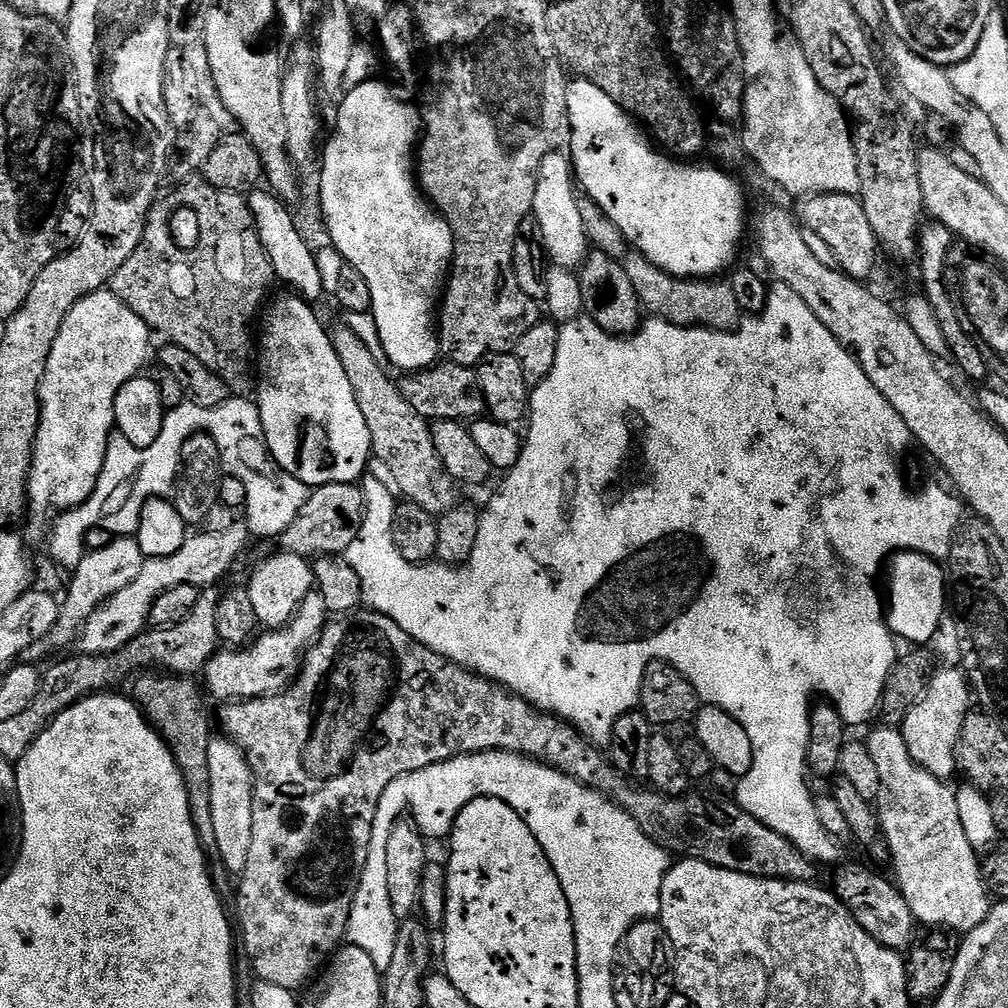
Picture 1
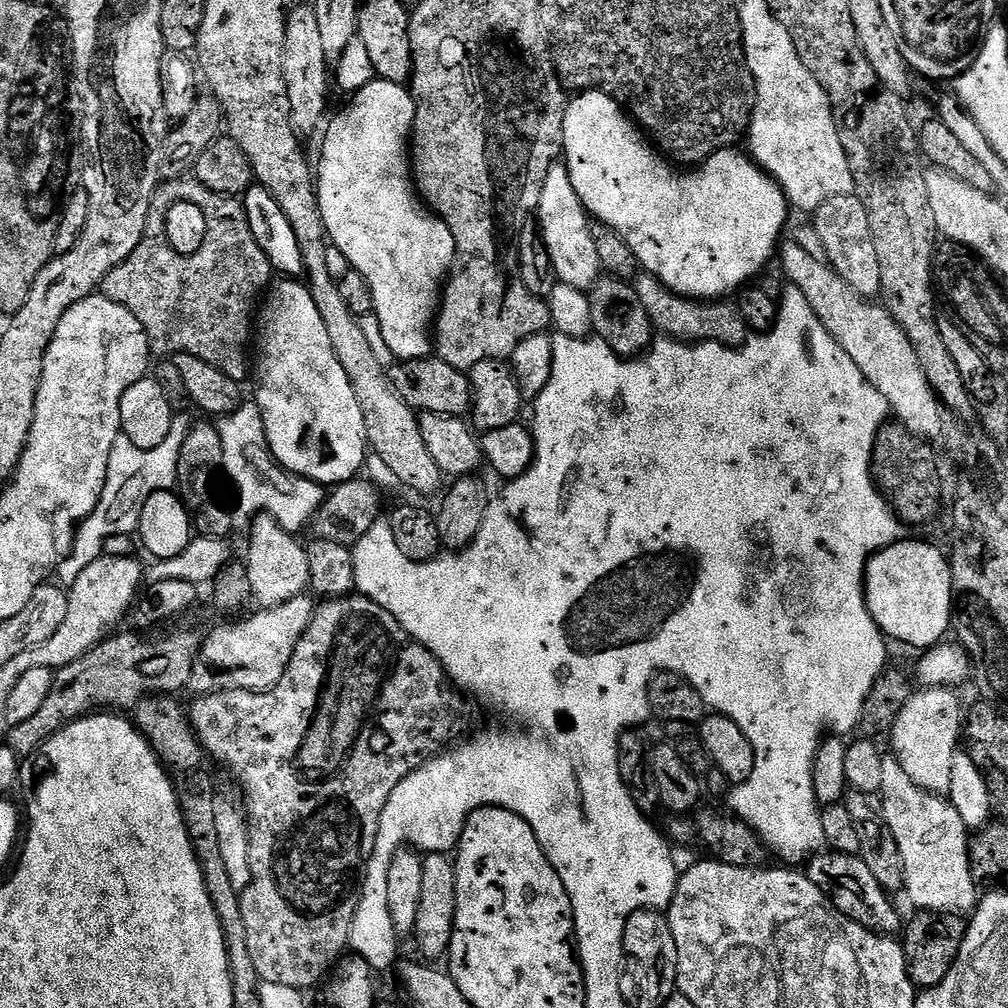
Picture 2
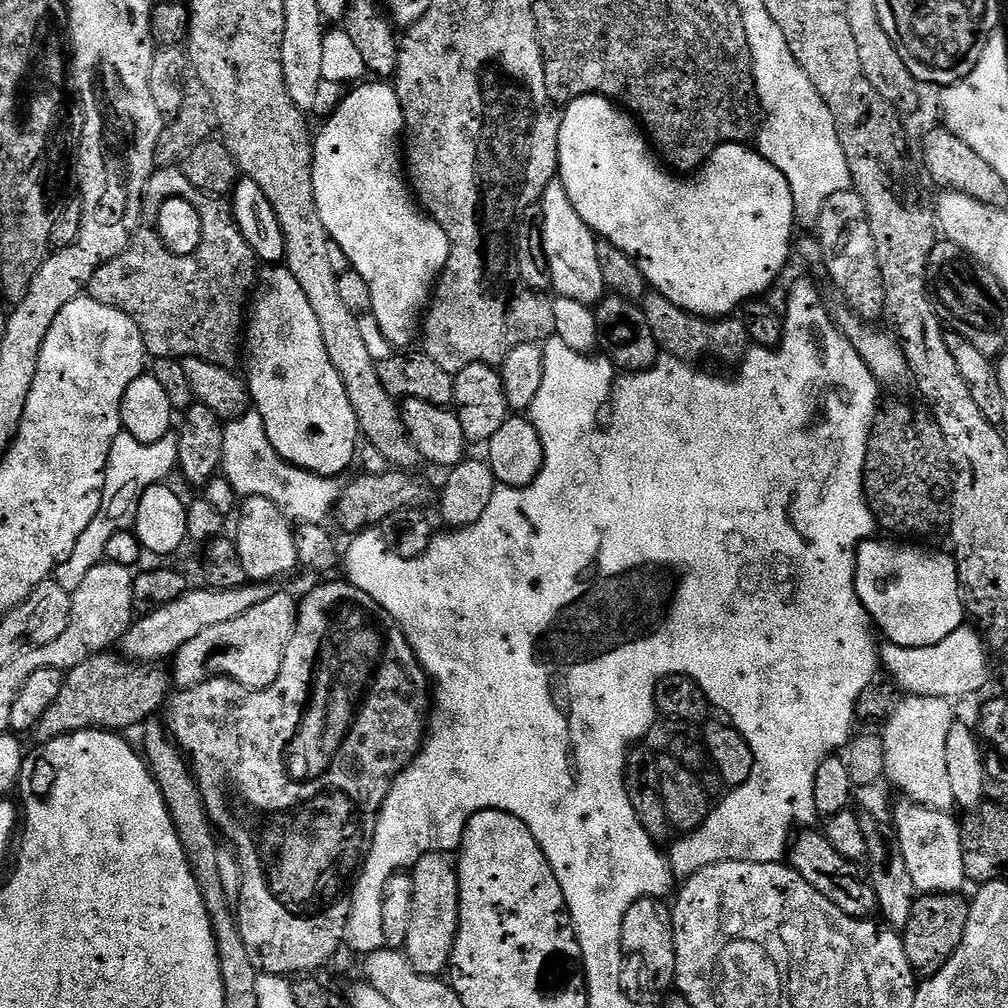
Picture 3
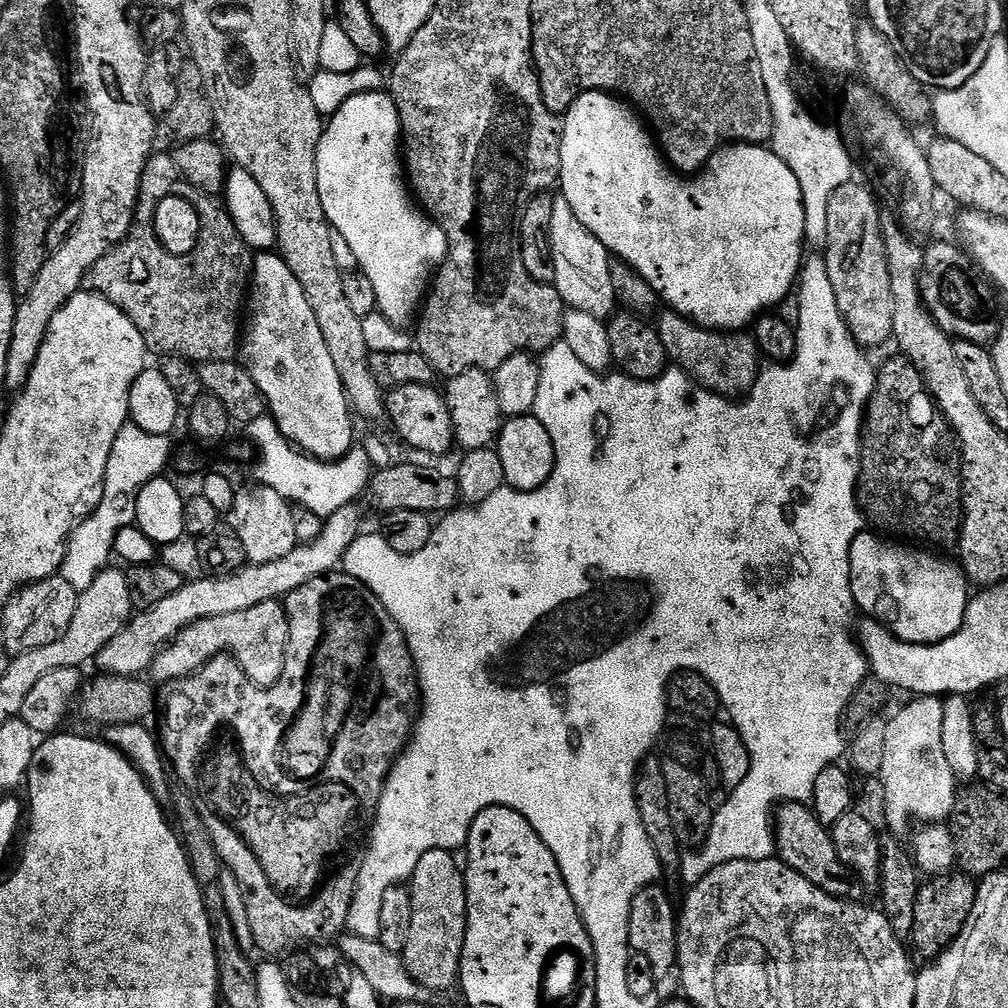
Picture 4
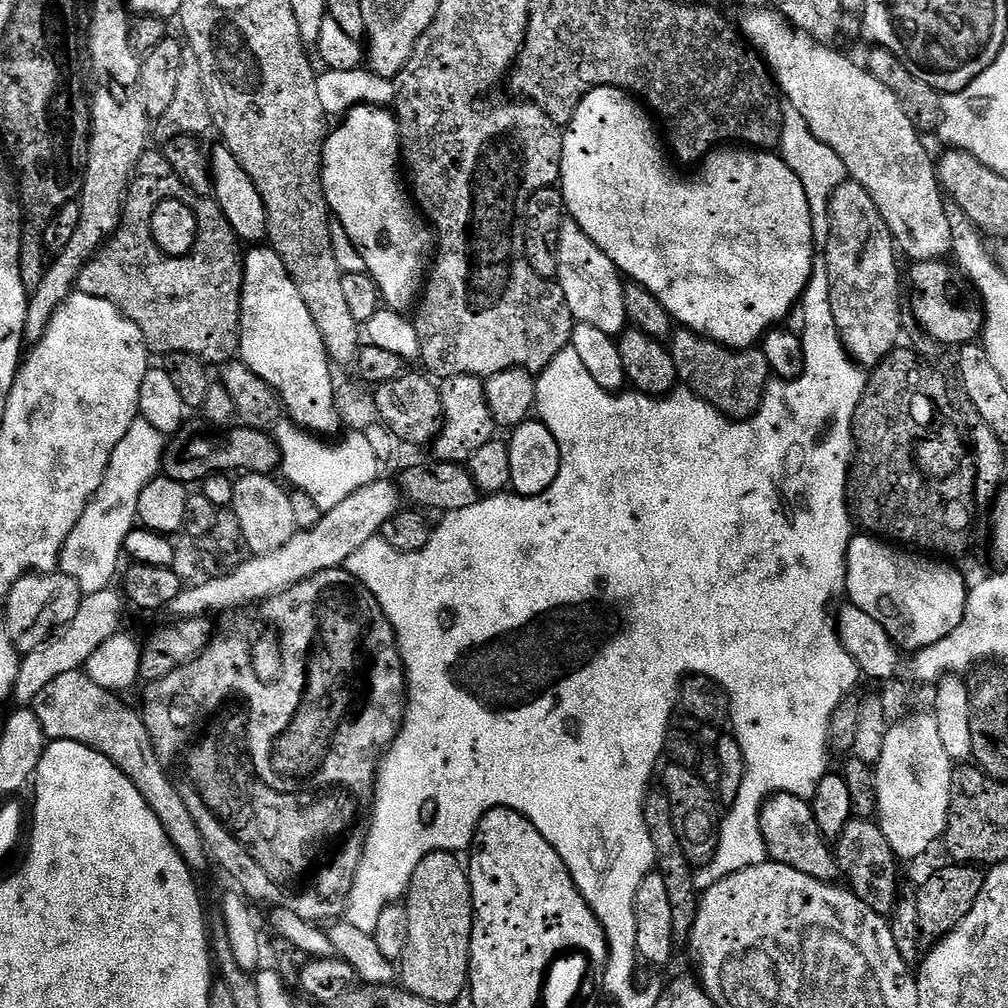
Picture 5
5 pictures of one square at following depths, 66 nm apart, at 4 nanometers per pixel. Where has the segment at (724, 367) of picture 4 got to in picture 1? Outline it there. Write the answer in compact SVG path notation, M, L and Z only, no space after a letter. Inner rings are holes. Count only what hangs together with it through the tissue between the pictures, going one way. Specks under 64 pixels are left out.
M635 250L629 251L622 263L626 274L630 274L630 282L634 282L634 290L638 290L643 311L655 319L683 328L709 328L719 332L733 331L741 323L742 313L727 279L672 276Z

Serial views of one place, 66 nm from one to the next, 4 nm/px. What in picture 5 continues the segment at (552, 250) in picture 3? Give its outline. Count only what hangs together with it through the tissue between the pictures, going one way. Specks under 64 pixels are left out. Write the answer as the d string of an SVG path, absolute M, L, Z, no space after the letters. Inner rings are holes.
M570 218L565 219L558 238L558 274L556 280L562 286L562 294L566 294L566 306L570 306L573 321L595 326L602 334L619 337L629 323L626 314L626 298L624 297L625 281L622 274L598 250L595 242Z

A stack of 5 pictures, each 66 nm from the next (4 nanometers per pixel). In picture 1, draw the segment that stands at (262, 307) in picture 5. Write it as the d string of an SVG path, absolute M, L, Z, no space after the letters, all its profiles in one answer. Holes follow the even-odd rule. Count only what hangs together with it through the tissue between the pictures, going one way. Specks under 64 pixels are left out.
M295 294L287 295L267 305L262 316L264 329L258 332L258 387L254 402L260 407L268 449L280 468L298 478L309 490L327 484L356 484L359 476L365 475L372 456L366 418L362 418L362 410L358 410L358 398L354 398L350 378L346 378L346 370L342 370L342 362L338 362L329 329L324 329L323 322L316 317L312 309L315 307Z

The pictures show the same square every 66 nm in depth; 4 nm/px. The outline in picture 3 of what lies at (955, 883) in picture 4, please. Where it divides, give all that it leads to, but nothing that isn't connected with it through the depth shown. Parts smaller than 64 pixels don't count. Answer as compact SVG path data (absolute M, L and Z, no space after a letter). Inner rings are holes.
M924 894L914 902L914 910L910 914L910 922L902 929L902 939L906 958L917 977L927 978L938 974L946 962L958 950L962 942L962 934L966 934L968 921L967 899L960 894Z

